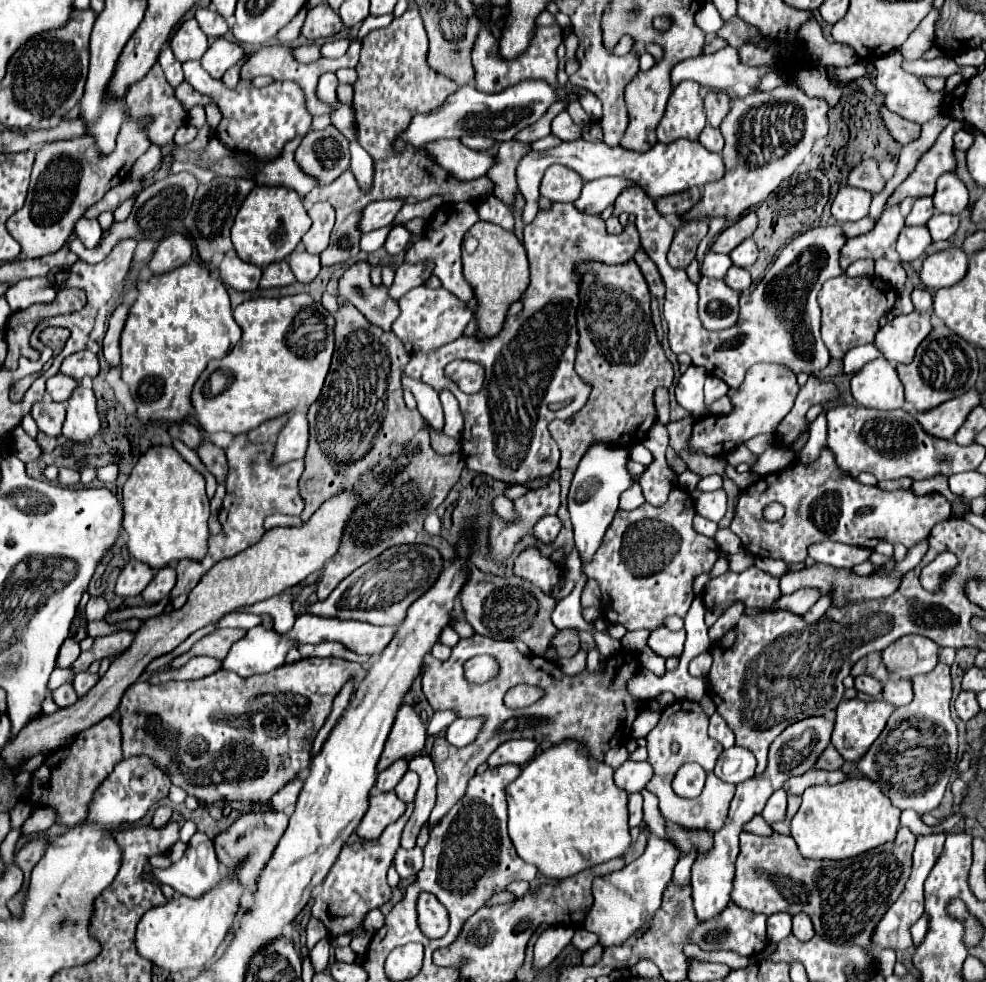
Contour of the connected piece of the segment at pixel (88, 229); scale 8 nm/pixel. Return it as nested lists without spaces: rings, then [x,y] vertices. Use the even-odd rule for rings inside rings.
[[[80,219],[74,229],[76,229],[78,239],[80,239],[86,247],[90,247],[90,249],[94,249],[94,247],[98,245],[100,237],[102,237],[102,229],[100,229],[98,219]]]

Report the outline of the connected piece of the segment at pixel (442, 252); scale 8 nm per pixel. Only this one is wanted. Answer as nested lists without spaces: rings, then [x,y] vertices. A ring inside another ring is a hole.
[[[442,207],[428,223],[424,239],[414,243],[406,253],[406,261],[410,261],[410,263],[418,263],[418,261],[426,261],[426,259],[434,261],[434,275],[442,281],[442,287],[448,289],[450,293],[454,293],[456,297],[460,297],[462,301],[470,301],[474,297],[474,289],[470,287],[470,283],[466,283],[464,269],[462,269],[462,239],[464,239],[464,233],[476,221],[478,221],[476,211],[454,213],[454,211],[450,211],[450,207]]]

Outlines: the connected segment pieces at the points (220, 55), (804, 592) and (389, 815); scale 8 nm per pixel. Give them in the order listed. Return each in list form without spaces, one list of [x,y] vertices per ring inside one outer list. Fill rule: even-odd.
[[[224,37],[216,39],[210,47],[208,53],[200,59],[202,67],[210,73],[210,77],[214,79],[222,79],[222,75],[236,63],[240,63],[244,59],[244,49],[238,43],[232,43]]]
[[[800,589],[792,595],[784,595],[780,597],[770,609],[790,609],[792,613],[806,613],[814,607],[814,603],[822,597],[822,591],[820,589]]]
[[[394,791],[388,793],[376,793],[370,797],[370,807],[360,821],[356,835],[364,841],[372,841],[382,835],[382,831],[394,823],[406,809],[406,803],[402,803]]]

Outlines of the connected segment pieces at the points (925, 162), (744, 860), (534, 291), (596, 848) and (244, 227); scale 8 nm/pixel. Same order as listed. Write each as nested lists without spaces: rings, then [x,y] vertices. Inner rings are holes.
[[[952,119],[946,125],[946,129],[940,133],[938,141],[930,147],[930,151],[926,151],[922,155],[922,159],[918,161],[916,169],[908,175],[908,179],[890,195],[888,205],[900,203],[908,195],[922,197],[922,195],[934,193],[936,179],[946,171],[954,171],[954,167],[956,167],[956,159],[954,159],[954,151],[952,151],[954,149],[952,137],[960,129],[964,129],[964,123],[956,121],[956,119]]]
[[[900,827],[894,841],[858,857],[842,861],[814,861],[798,853],[790,835],[772,833],[770,837],[760,837],[754,833],[742,833],[730,901],[742,909],[764,915],[778,911],[796,915],[804,911],[810,915],[814,929],[822,939],[870,947],[870,933],[874,931],[874,925],[898,899],[910,877],[914,843],[914,833]]]
[[[554,203],[550,211],[538,211],[536,219],[524,227],[524,249],[528,253],[530,263],[530,285],[522,293],[522,311],[514,317],[506,317],[502,331],[494,337],[480,339],[478,335],[460,337],[442,349],[436,349],[434,353],[414,353],[410,363],[404,367],[404,373],[410,379],[416,379],[420,383],[430,385],[436,391],[450,391],[460,403],[460,411],[464,415],[464,431],[462,431],[462,453],[466,459],[466,465],[472,471],[486,473],[494,479],[500,479],[508,485],[524,485],[542,477],[548,477],[558,469],[558,445],[552,439],[548,431],[548,423],[552,419],[568,419],[574,415],[582,405],[586,403],[590,395],[590,387],[576,375],[574,371],[574,357],[578,351],[578,327],[576,327],[576,309],[580,305],[578,293],[580,293],[580,273],[576,267],[580,263],[598,261],[606,265],[618,265],[628,263],[634,259],[636,251],[640,249],[640,239],[634,227],[626,227],[620,235],[610,235],[604,227],[604,221],[598,215],[586,215],[580,213],[572,203]],[[452,359],[472,359],[480,361],[486,367],[486,379],[478,393],[466,395],[458,389],[456,383],[444,377],[444,367]],[[568,401],[568,405],[562,405],[558,411],[552,411],[552,403]],[[526,443],[524,455],[520,459],[520,447]]]
[[[564,741],[536,755],[520,773],[520,777],[506,787],[508,797],[508,831],[518,855],[536,865],[548,879],[566,879],[592,865],[600,865],[622,857],[630,847],[628,827],[628,795],[646,787],[652,777],[652,767],[642,761],[626,761],[616,771],[606,763],[594,761],[576,741]]]
[[[268,185],[254,187],[234,219],[232,243],[242,261],[254,263],[264,269],[270,263],[286,259],[302,241],[302,235],[310,229],[310,223],[312,221],[296,191]]]

